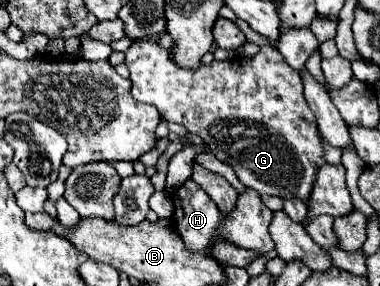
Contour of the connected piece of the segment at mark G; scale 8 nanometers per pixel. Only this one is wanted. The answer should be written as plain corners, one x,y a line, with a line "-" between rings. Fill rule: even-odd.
133,40
125,56
125,66
129,68
133,82
131,94
135,100
157,106
163,120
183,124
191,134
203,138
209,150
221,162
229,164
247,188
279,198
299,198
307,206
319,166
325,164
323,142
317,132
315,116
303,98
301,76
281,60
281,54
273,46
261,46
253,58
213,60
209,66
201,64
197,70
173,64
167,50
155,40

